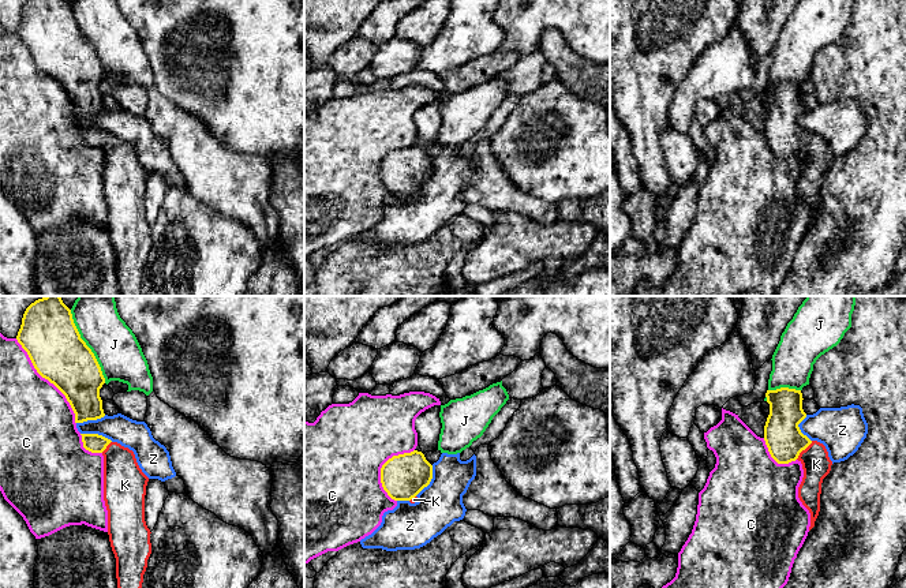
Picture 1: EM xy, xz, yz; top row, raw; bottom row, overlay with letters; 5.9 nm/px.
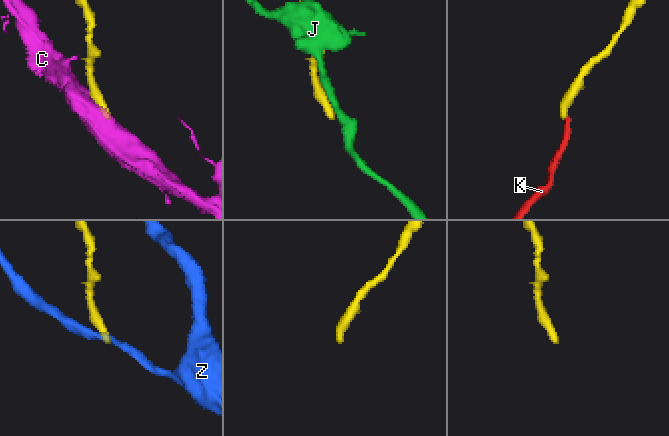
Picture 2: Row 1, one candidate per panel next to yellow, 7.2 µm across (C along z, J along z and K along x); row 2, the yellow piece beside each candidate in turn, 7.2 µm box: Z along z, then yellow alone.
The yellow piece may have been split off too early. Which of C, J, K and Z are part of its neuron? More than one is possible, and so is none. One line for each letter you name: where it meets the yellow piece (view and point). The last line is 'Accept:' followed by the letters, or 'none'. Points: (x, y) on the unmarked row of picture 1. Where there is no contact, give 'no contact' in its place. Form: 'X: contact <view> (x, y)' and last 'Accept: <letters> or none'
K: contact yz (802, 143)
Accept: K

